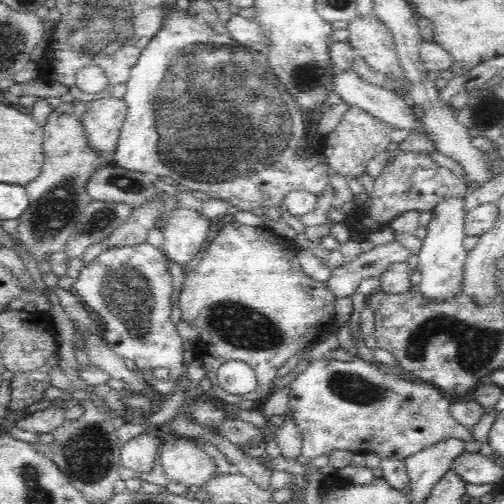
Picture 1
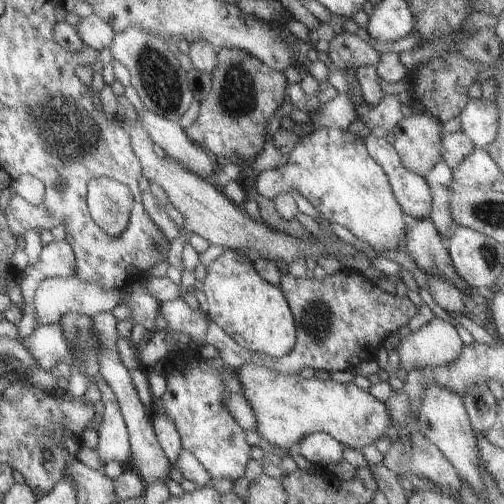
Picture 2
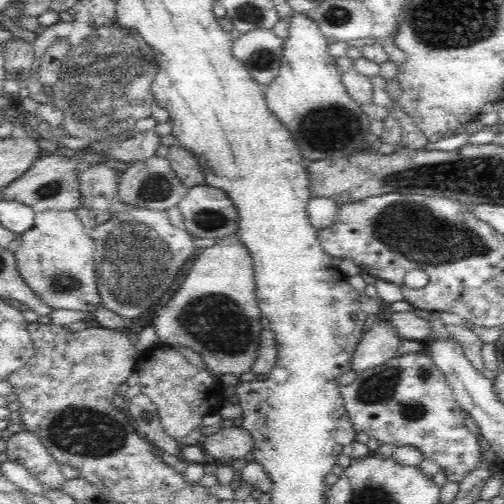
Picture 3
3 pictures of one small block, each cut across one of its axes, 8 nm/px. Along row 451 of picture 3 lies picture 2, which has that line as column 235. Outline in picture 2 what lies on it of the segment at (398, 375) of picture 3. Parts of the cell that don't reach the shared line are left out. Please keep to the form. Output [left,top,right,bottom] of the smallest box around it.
[155,298,251,482]

